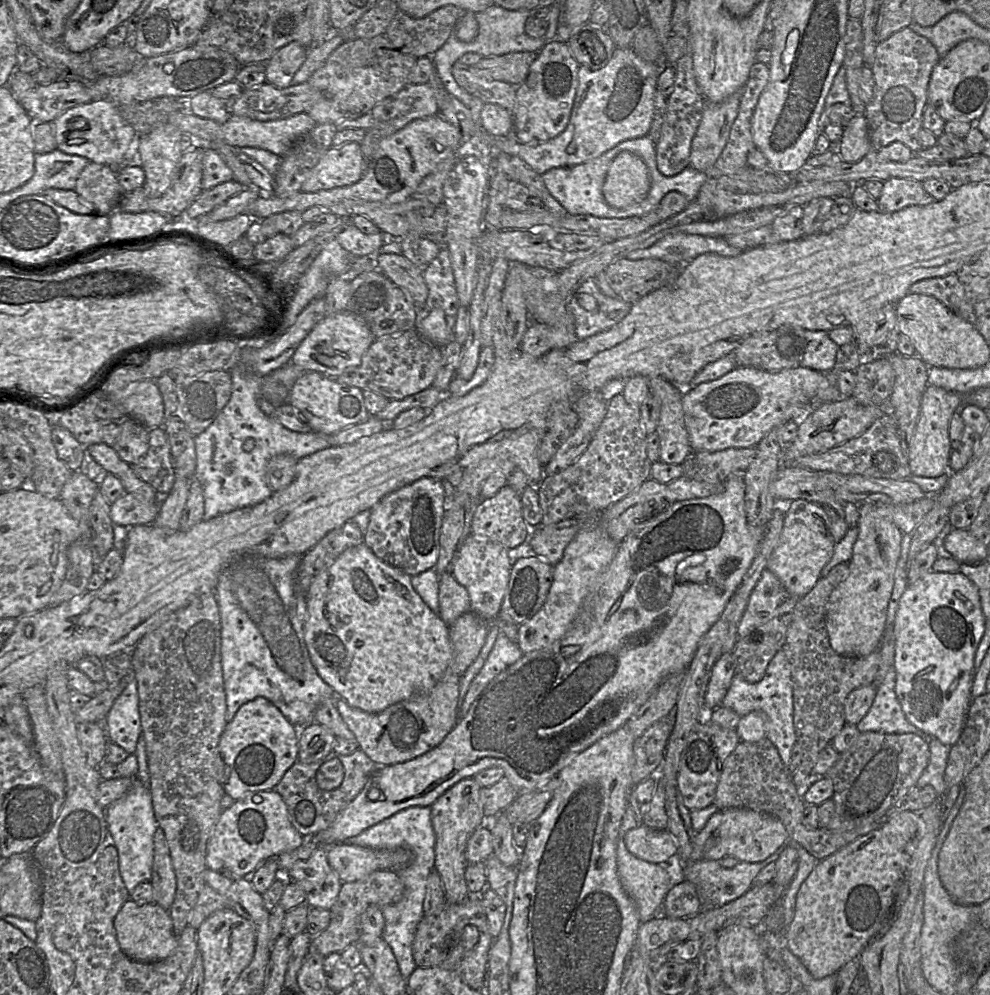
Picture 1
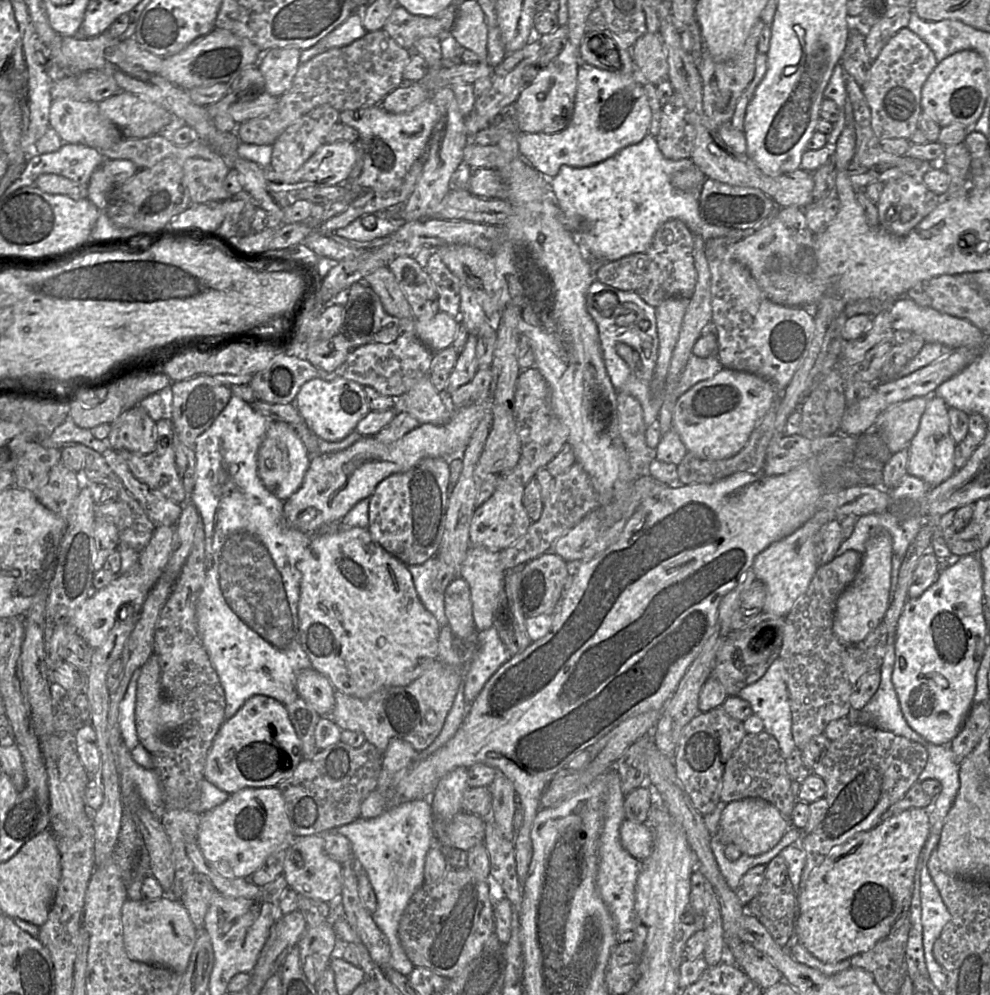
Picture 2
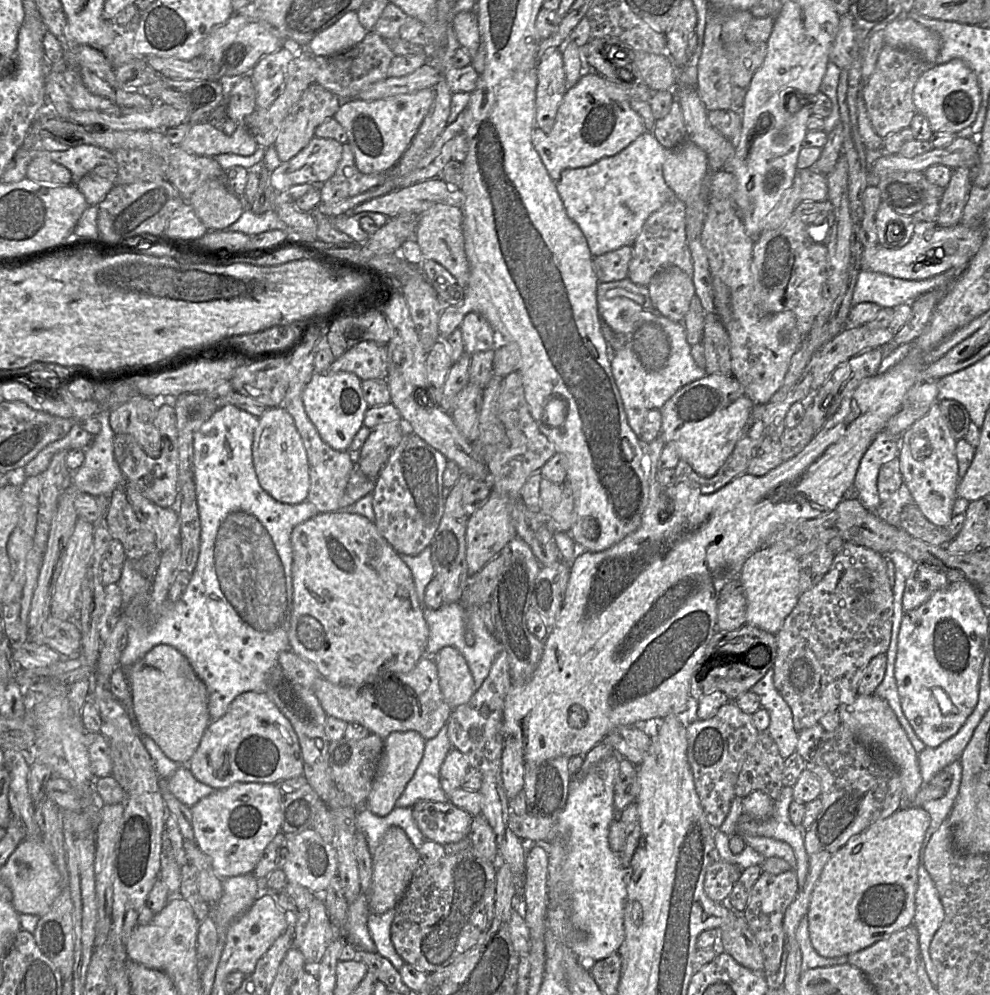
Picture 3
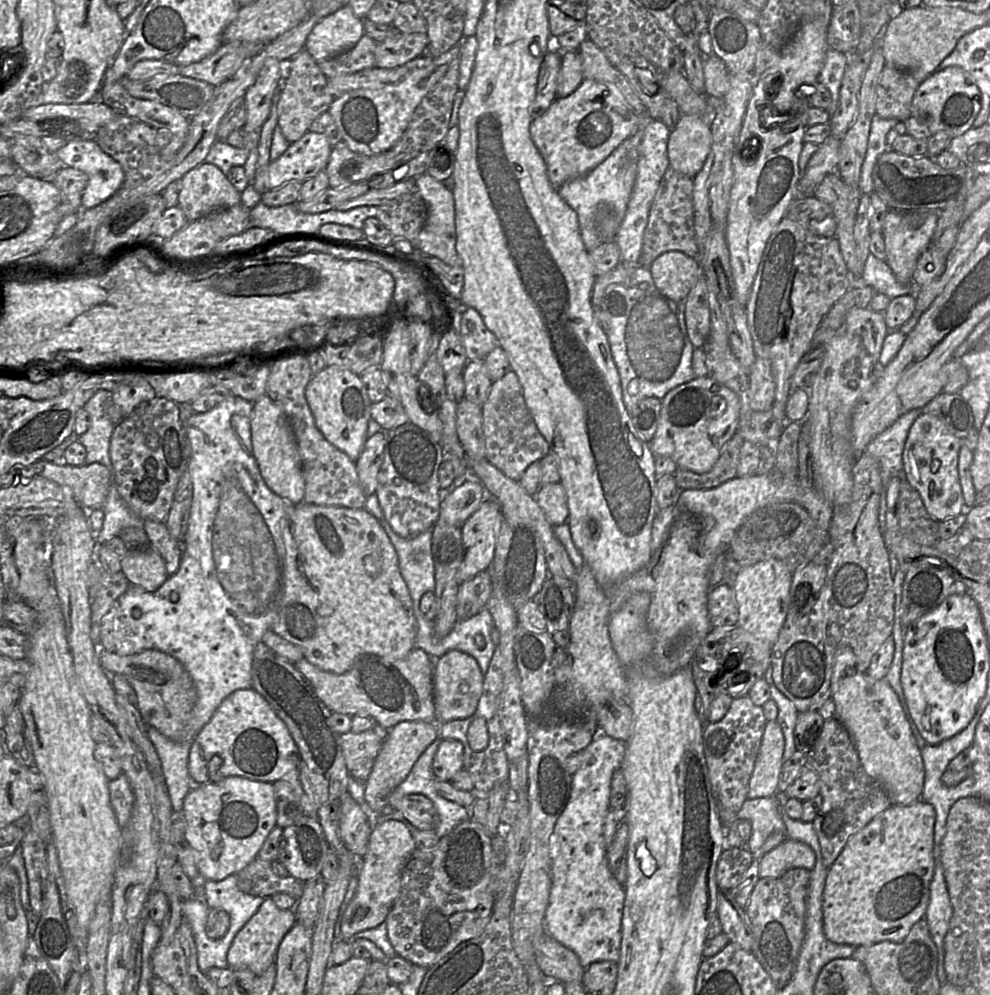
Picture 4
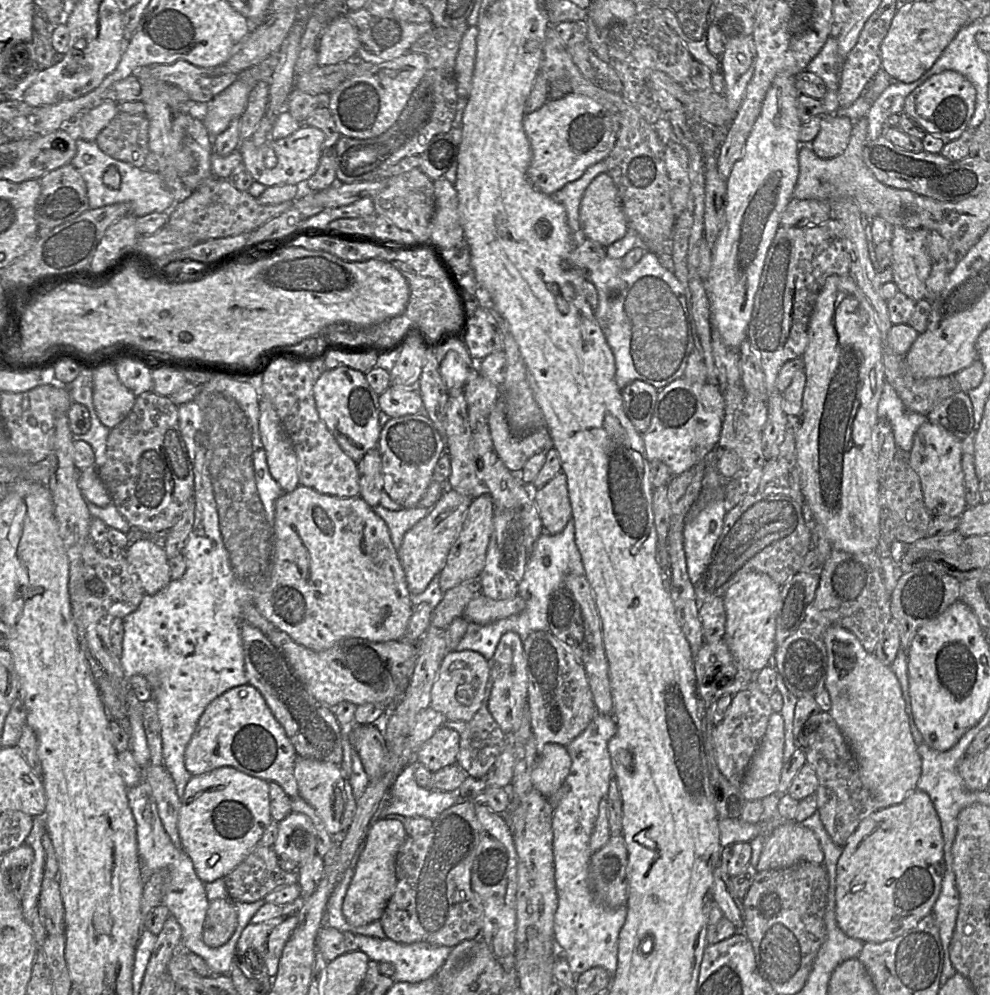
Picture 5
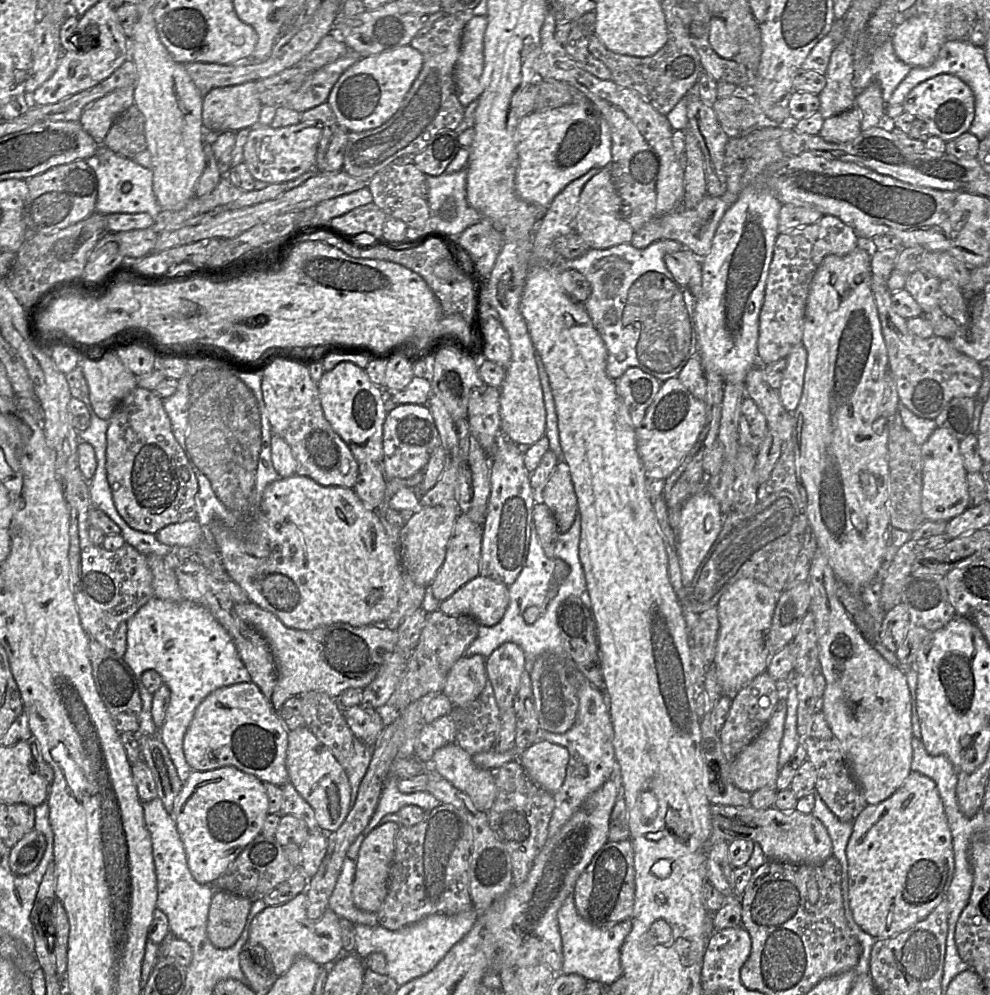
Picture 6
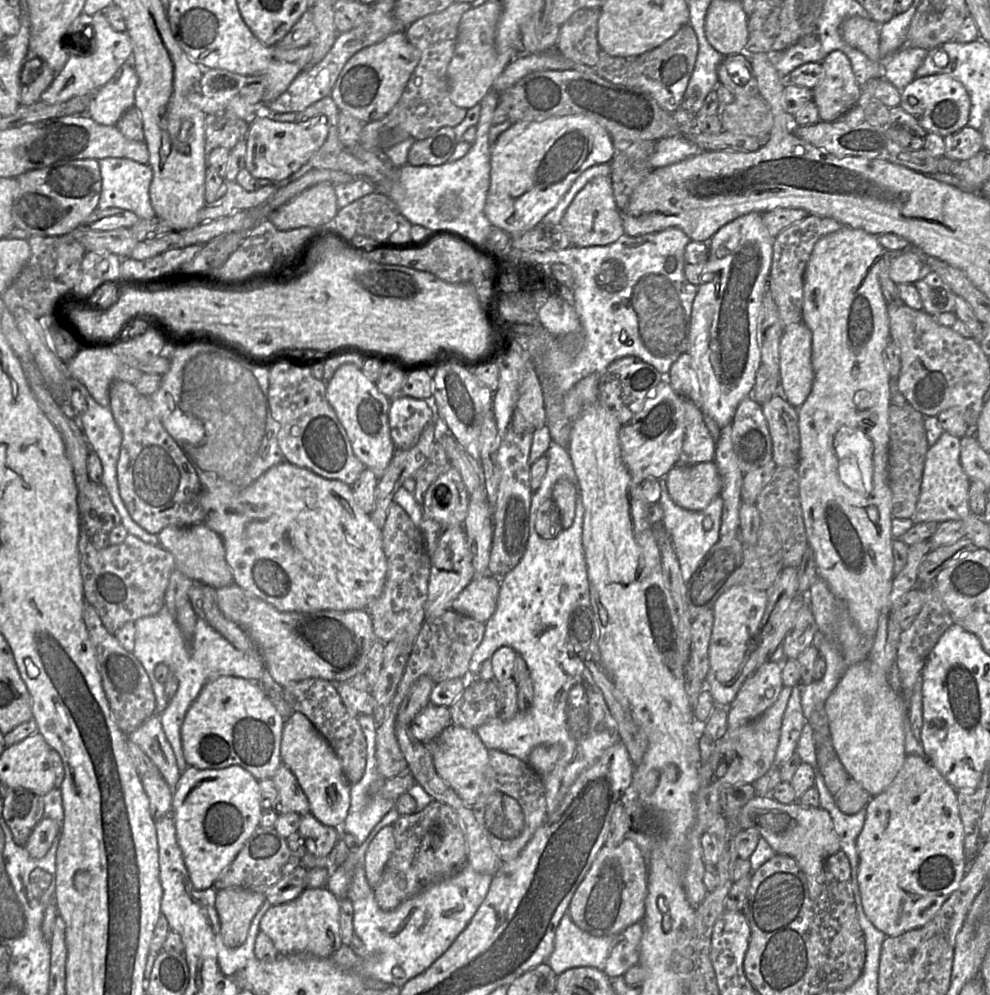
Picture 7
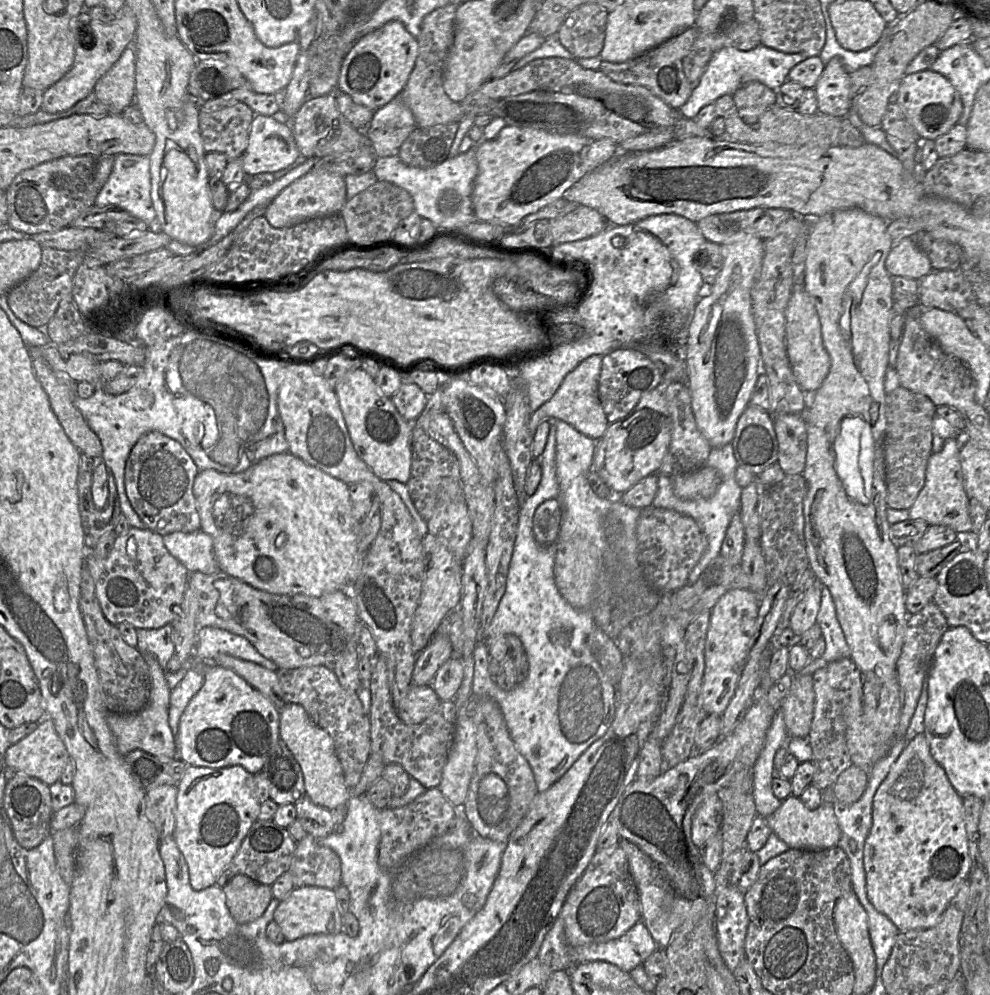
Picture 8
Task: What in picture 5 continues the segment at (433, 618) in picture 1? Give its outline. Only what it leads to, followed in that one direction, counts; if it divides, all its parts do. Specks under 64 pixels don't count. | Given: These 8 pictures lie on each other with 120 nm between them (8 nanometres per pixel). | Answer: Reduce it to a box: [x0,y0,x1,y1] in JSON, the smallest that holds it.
[255,485,412,651]

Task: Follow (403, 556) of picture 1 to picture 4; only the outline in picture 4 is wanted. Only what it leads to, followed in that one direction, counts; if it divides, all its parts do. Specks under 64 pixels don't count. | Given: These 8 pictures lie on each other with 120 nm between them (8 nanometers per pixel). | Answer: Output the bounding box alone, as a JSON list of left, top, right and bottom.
[377,422,444,539]

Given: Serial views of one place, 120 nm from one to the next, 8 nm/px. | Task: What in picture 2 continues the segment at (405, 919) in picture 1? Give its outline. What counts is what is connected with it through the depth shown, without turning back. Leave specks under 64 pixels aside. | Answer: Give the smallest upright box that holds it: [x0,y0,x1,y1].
[332,800,434,976]

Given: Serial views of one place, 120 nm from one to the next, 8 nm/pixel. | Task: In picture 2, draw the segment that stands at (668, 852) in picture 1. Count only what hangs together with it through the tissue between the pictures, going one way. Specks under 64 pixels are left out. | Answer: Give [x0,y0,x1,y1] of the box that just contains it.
[620,819,654,861]

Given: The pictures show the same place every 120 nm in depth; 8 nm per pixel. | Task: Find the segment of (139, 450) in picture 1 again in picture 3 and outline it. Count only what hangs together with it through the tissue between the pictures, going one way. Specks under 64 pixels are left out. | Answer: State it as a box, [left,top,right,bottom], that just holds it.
[109,395,161,458]

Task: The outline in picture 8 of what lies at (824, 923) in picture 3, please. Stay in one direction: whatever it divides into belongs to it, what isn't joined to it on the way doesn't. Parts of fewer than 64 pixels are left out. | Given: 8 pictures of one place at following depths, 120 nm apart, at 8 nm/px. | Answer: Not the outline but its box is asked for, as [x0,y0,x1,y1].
[863,733,971,932]

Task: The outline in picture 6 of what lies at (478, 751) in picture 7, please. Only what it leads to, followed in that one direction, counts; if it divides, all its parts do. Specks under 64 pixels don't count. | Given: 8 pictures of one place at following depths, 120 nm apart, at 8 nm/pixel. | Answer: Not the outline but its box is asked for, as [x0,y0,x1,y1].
[432,742,497,811]

